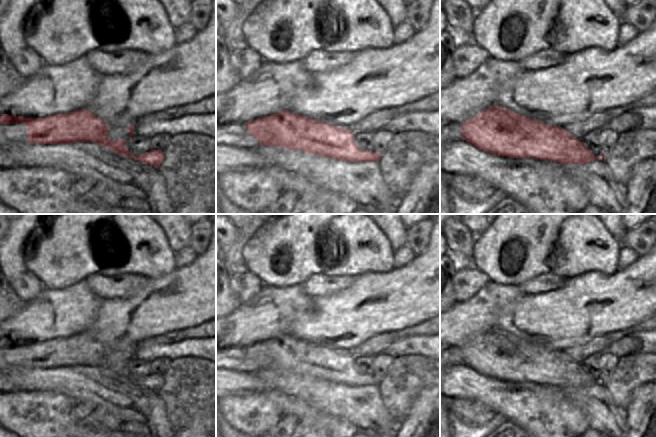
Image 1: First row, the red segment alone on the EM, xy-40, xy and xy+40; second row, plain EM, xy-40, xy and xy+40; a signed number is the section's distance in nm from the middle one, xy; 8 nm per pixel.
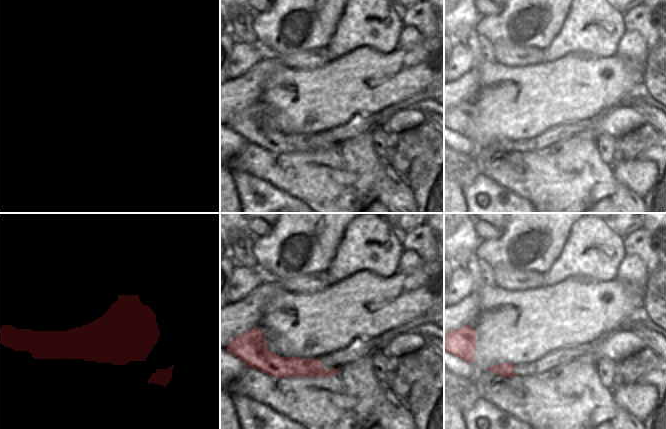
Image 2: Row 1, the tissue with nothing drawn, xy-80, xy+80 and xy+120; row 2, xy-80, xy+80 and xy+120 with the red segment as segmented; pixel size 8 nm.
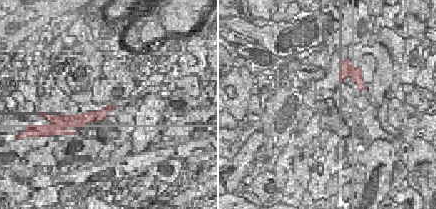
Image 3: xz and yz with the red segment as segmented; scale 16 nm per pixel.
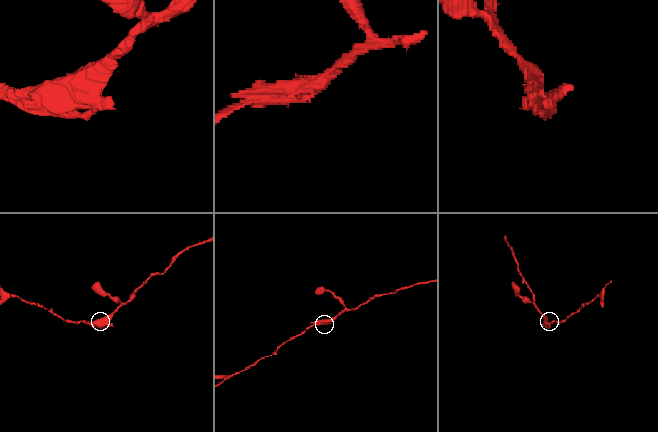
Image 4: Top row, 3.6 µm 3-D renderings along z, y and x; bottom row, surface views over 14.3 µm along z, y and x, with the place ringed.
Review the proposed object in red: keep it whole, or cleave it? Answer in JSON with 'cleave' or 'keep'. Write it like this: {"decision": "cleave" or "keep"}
{"decision": "cleave"}

